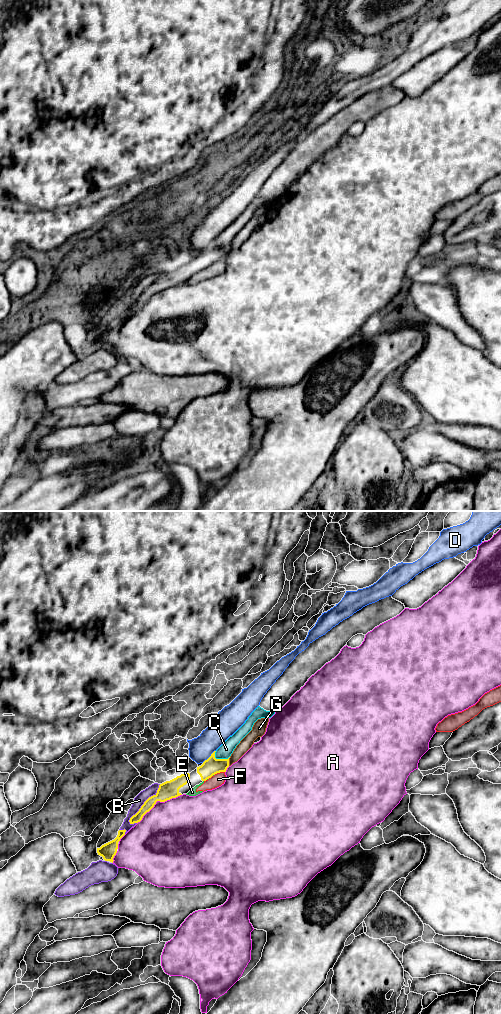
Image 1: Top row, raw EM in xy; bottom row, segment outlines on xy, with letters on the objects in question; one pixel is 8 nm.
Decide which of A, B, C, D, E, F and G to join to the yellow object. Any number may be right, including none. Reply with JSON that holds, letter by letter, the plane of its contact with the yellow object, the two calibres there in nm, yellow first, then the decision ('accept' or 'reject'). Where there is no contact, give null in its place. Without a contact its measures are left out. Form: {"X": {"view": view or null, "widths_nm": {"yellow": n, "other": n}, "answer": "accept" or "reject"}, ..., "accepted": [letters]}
{"A": {"view": "xy", "widths_nm": {"yellow": 140, "other": 440}, "answer": "reject"}, "B": {"view": "xy", "widths_nm": {"yellow": 140, "other": 90}, "answer": "reject"}, "C": {"view": "xy", "widths_nm": {"yellow": 140, "other": 110}, "answer": "reject"}, "D": {"view": "xy", "widths_nm": {"yellow": 140, "other": 190}, "answer": "reject"}, "E": {"view": null, "answer": "reject"}, "F": {"view": "xy", "widths_nm": {"yellow": 140, "other": 100}, "answer": "reject"}, "G": {"view": "xy", "widths_nm": {"yellow": 140, "other": 100}, "answer": "reject"}, "accepted": []}

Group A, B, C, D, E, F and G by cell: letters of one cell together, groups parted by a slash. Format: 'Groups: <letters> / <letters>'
Groups: A / B / C / D / E F / G

